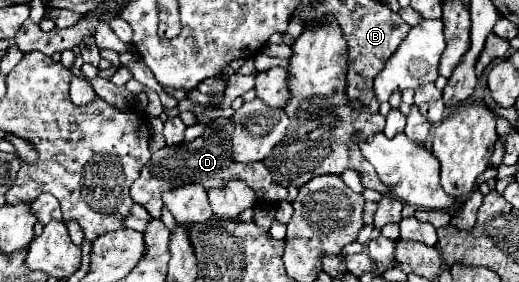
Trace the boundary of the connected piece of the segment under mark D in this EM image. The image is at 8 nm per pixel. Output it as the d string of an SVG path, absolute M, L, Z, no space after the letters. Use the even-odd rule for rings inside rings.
M215 131L209 139L205 137L197 137L191 143L181 143L181 145L171 145L171 147L163 147L159 151L153 153L153 157L147 161L147 165L143 167L139 179L135 179L135 183L131 185L131 197L135 203L143 205L151 217L161 217L161 193L181 187L181 185L189 185L189 183L201 183L207 191L209 189L217 189L227 185L231 179L241 179L247 185L251 185L251 189L257 195L257 203L265 203L275 207L279 201L287 199L287 189L283 185L279 185L277 181L273 181L271 171L265 167L263 161L257 163L237 163L231 159L231 141L229 137L223 135L223 131Z

